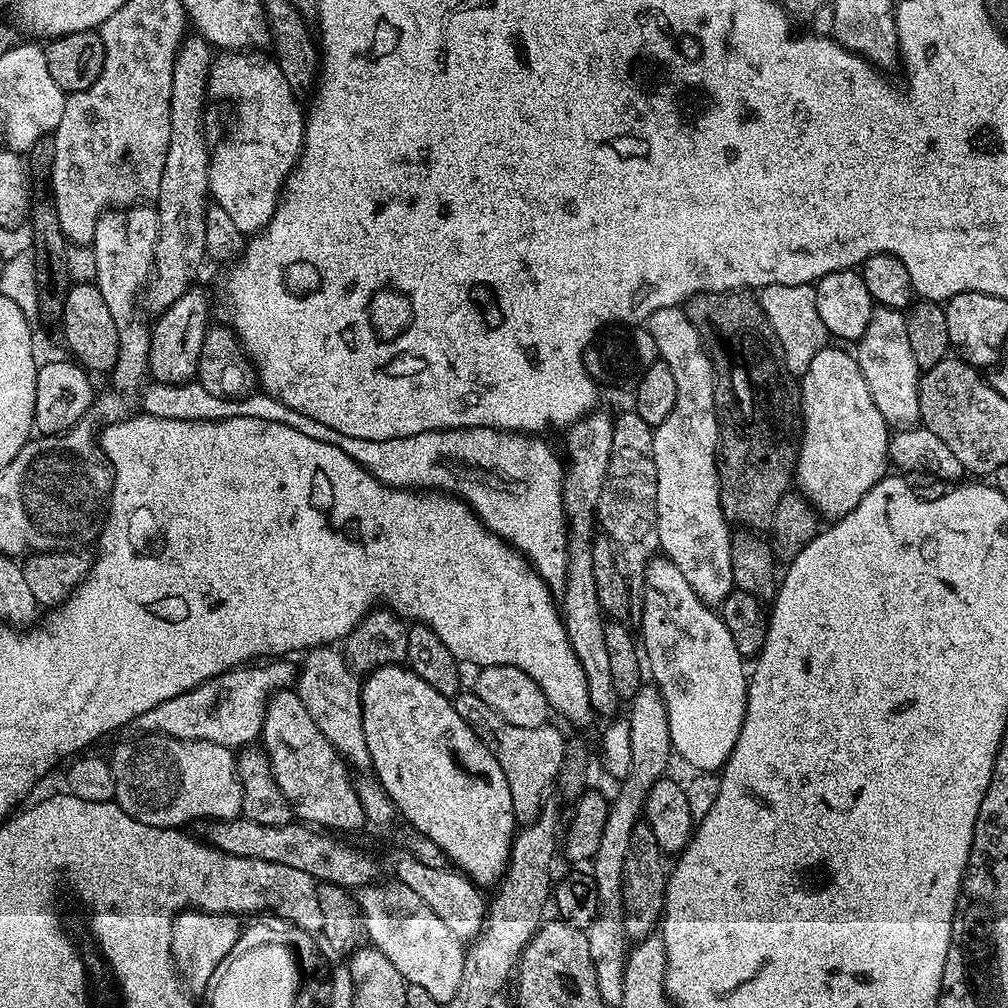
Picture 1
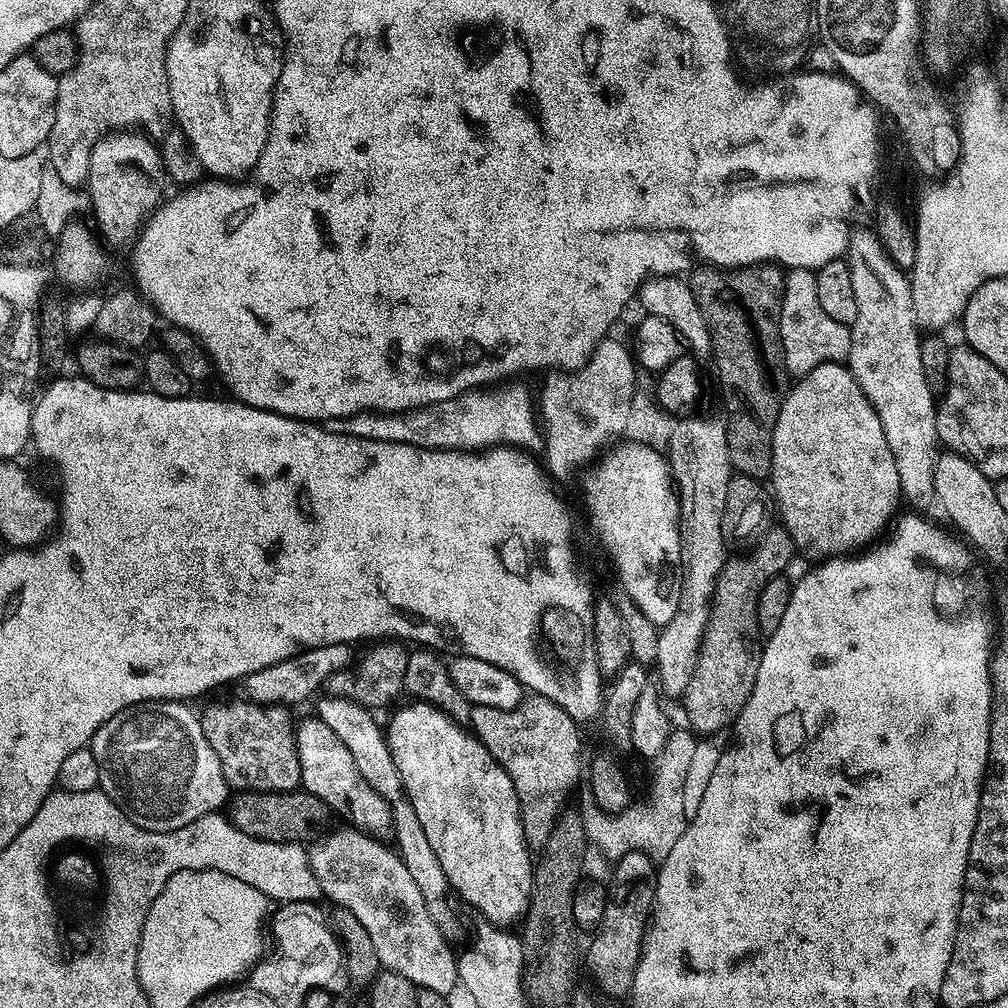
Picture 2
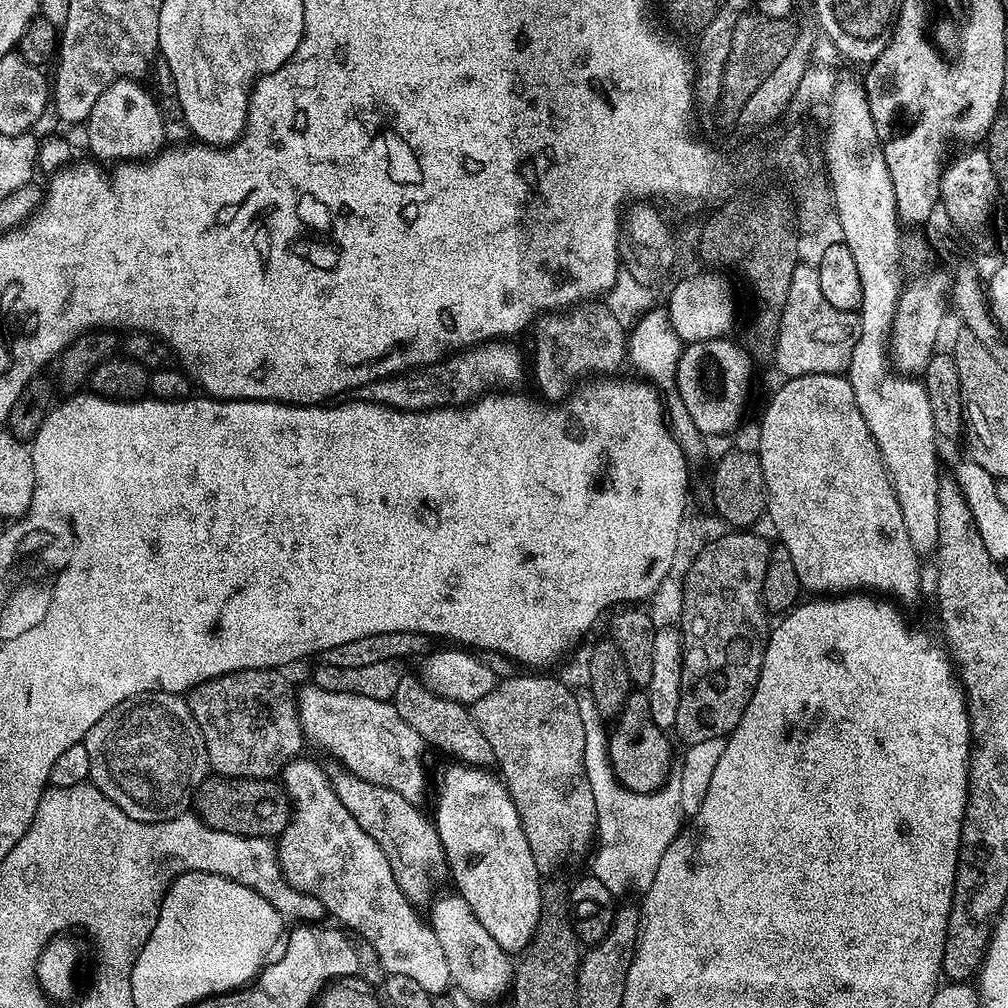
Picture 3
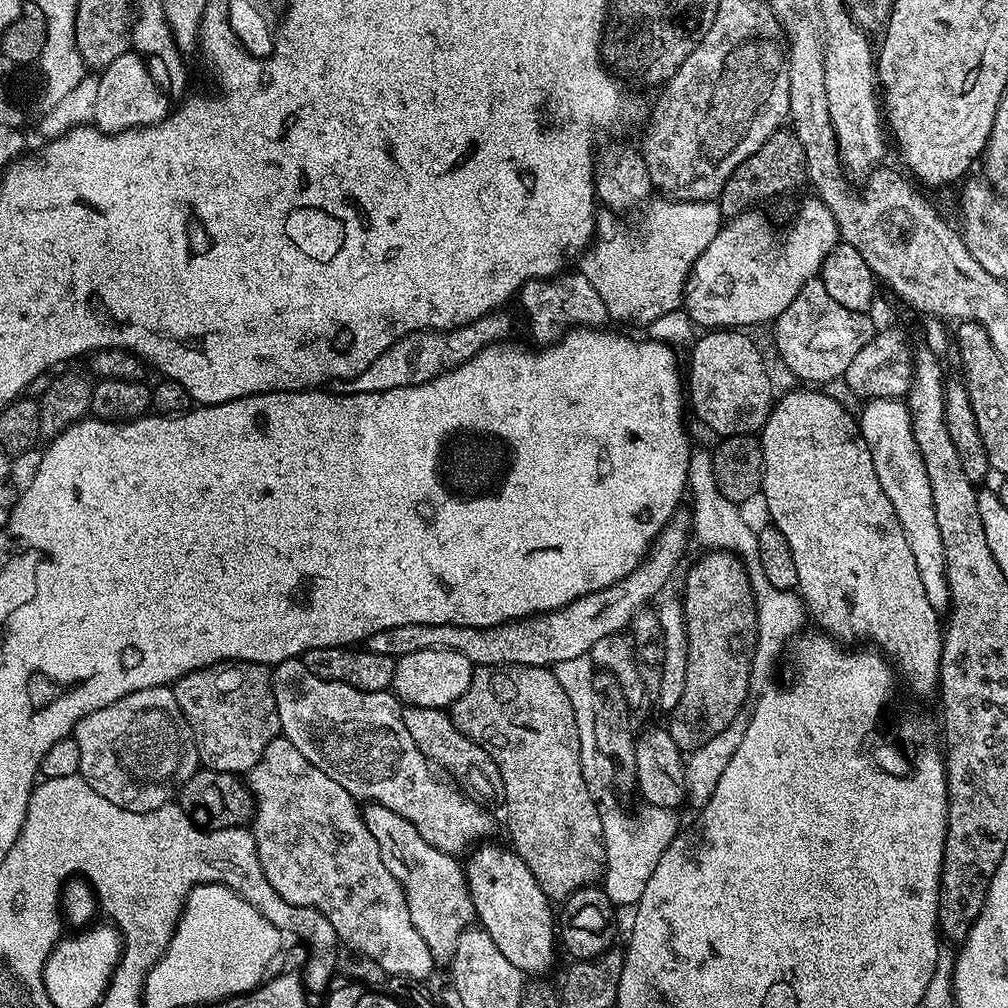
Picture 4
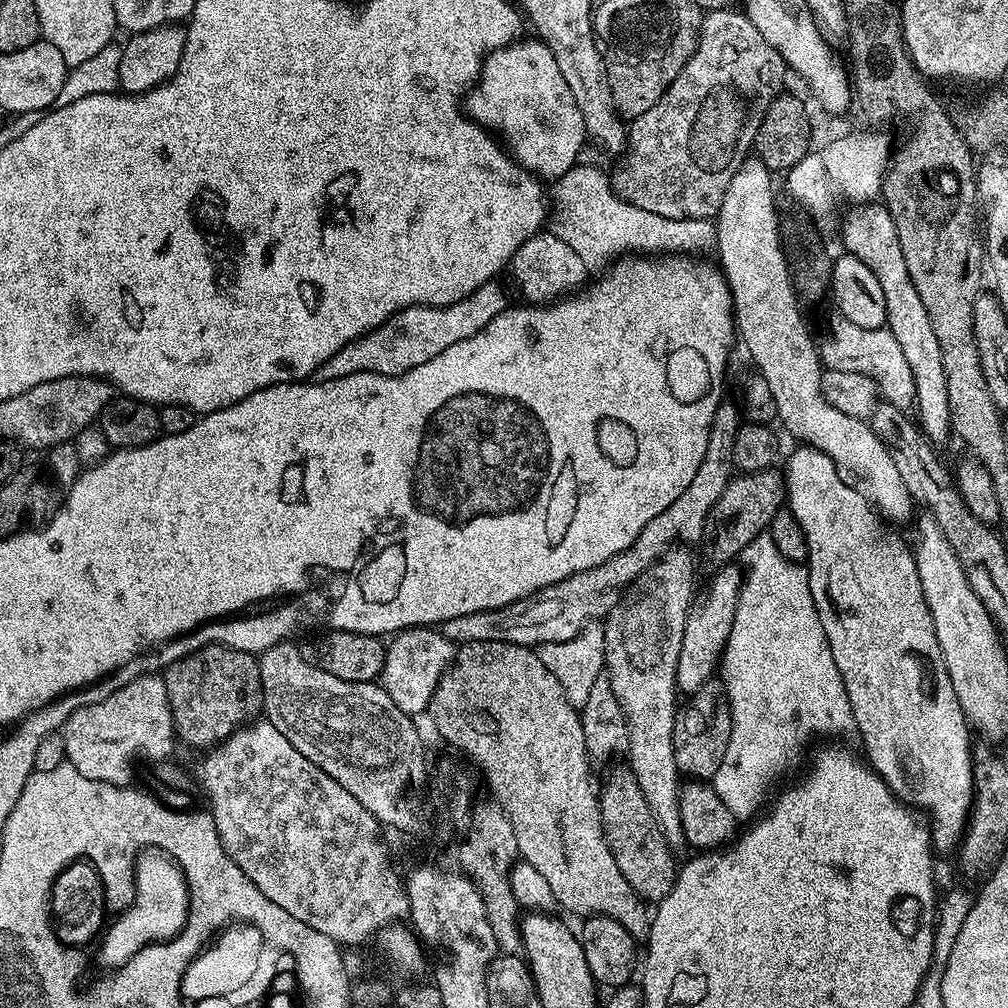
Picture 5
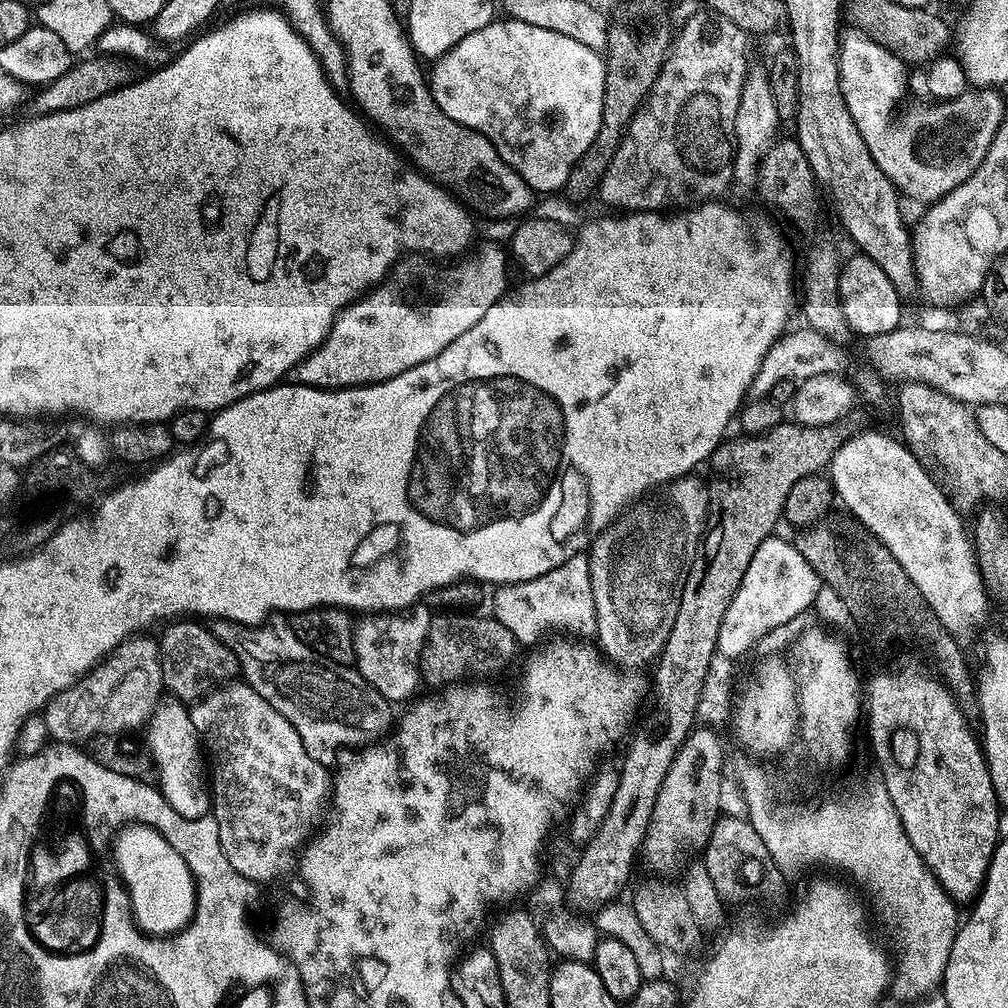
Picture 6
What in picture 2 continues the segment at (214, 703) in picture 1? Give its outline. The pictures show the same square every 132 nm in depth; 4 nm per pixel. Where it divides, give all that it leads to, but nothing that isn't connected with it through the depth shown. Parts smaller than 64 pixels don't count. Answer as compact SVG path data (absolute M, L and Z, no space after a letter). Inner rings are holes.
M347 644L318 646L306 650L302 654L294 654L294 658L286 658L286 662L266 666L266 670L258 670L254 674L244 677L242 687L244 687L245 694L248 695L245 697L251 703L263 706L300 704L307 696L313 695L312 697L315 697L327 685L330 674L334 674L353 663L354 652L352 651L353 649Z

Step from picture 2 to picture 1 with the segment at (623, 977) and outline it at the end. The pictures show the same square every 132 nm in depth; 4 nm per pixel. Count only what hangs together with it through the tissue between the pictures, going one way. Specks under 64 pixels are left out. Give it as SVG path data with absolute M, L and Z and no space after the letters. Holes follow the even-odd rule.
M641 822L634 826L634 834L630 834L630 847L626 850L626 866L622 870L622 878L624 881L622 882L622 898L624 899L624 934L625 937L629 941L635 942L637 940L644 939L645 936L653 935L654 929L652 928L661 923L662 913L664 911L664 895L666 894L666 886L668 885L668 872L666 871L666 864L664 868L664 860L666 860L665 853L660 851L660 847L658 846L658 838L654 838L654 830L648 823Z

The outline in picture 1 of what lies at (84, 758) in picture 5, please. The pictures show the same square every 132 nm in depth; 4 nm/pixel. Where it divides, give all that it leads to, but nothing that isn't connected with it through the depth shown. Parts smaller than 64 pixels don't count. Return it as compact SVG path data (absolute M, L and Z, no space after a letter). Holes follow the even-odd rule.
M144 734L139 738L133 744L118 745L110 755L114 803L126 810L130 818L155 828L180 828L197 820L234 820L241 815L242 788L233 749L205 740L179 740L163 734Z

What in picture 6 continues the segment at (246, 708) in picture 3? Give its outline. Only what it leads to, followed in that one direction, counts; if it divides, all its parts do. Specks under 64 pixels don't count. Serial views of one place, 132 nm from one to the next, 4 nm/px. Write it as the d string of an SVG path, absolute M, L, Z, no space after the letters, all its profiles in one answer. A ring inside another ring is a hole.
M180 618L169 623L168 628L158 636L160 665L165 689L176 695L180 702L195 702L204 699L209 693L233 683L240 676L238 658L216 637L211 627L203 628L203 623L192 618Z

